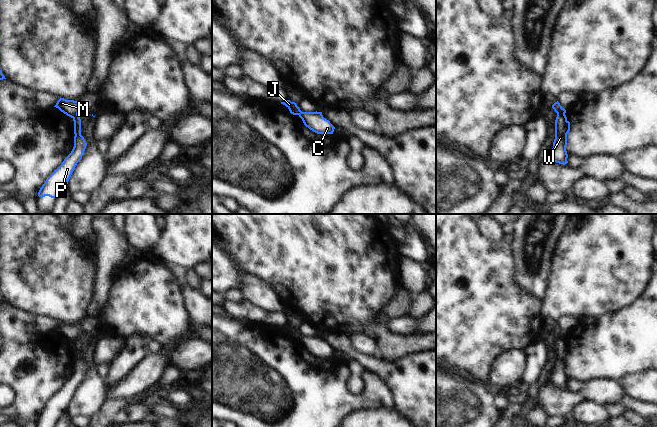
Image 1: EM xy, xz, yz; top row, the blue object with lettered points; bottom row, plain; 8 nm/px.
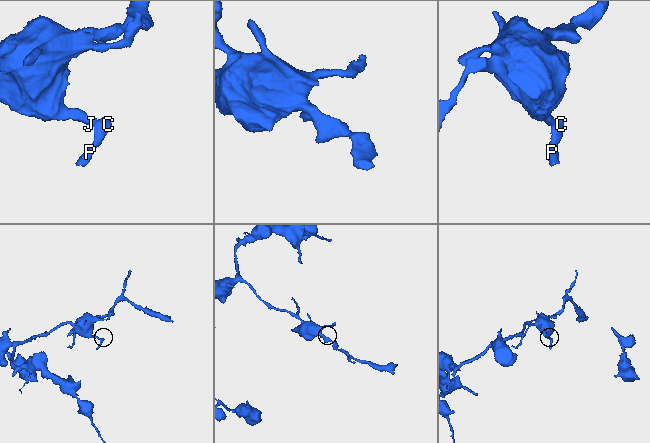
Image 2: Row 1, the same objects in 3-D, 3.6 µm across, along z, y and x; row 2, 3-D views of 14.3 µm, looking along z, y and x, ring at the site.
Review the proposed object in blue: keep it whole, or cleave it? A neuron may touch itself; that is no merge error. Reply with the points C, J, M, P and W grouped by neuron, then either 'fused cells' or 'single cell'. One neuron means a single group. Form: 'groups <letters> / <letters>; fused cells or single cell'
groups C P W / J M; fused cells

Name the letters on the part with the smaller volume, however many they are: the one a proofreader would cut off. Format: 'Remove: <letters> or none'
Remove: C, P, W

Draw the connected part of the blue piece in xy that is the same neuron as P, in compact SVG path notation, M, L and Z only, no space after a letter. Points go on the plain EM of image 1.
M77 338L74 342L74 371L71 377L64 383L62 388L46 403L38 416L38 420L43 422L49 420L56 422L66 413L68 405L77 389L82 383L87 367L81 359L81 343Z

